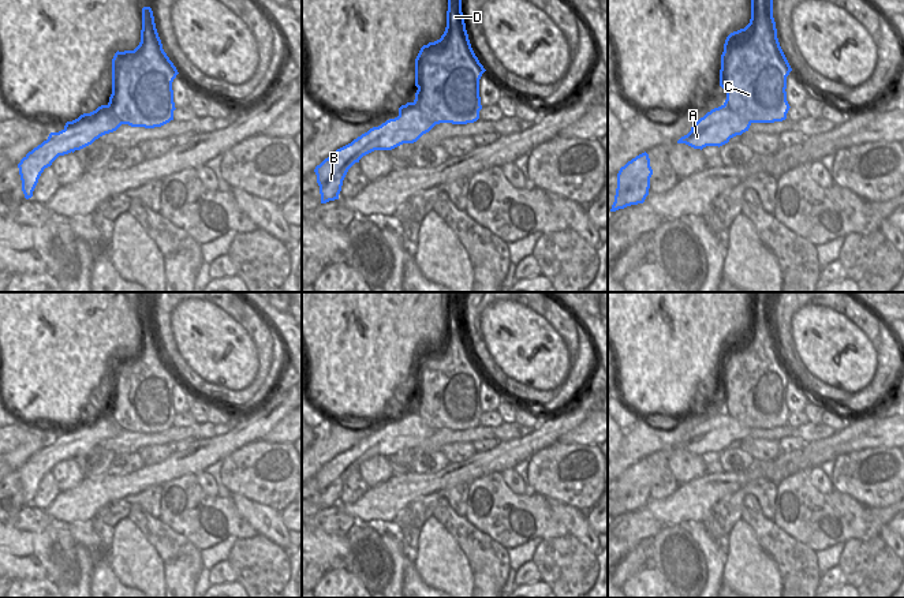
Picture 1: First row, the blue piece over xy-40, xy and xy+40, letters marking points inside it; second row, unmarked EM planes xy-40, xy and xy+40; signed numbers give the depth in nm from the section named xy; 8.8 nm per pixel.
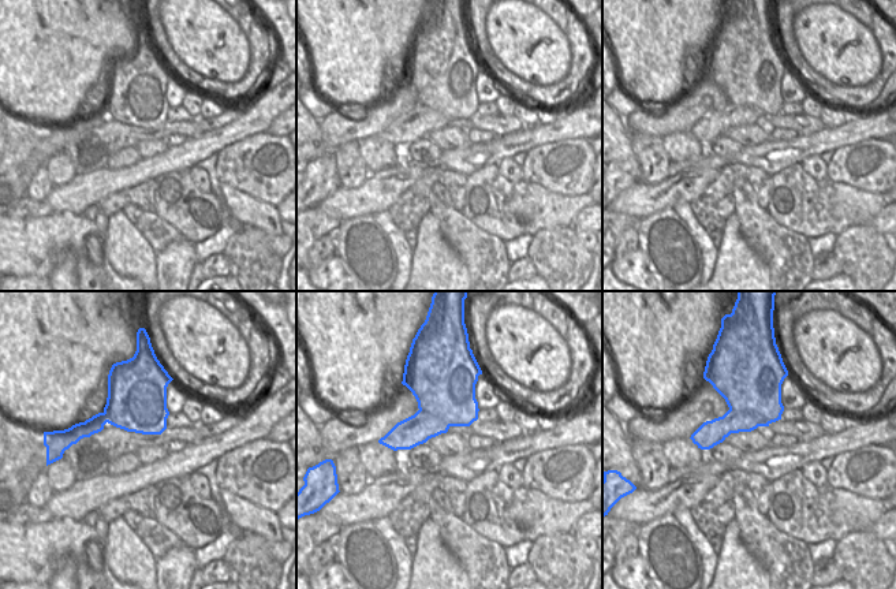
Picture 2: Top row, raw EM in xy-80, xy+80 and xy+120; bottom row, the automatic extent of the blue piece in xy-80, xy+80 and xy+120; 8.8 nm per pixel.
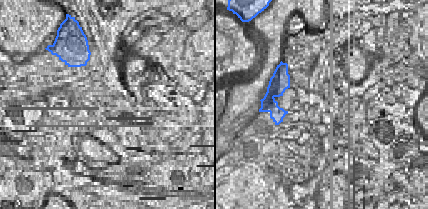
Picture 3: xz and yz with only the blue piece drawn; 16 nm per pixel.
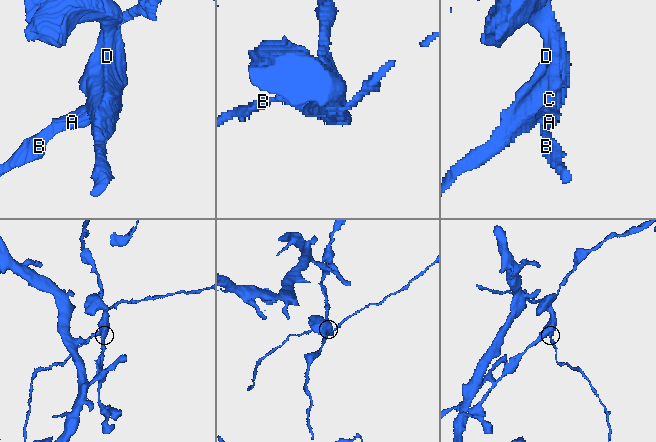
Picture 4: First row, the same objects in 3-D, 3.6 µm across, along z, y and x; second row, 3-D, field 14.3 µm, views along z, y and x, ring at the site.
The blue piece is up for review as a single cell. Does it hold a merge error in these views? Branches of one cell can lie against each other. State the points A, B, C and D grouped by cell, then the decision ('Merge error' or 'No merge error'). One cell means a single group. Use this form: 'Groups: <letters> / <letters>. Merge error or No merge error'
Groups: A B / C D. Merge error

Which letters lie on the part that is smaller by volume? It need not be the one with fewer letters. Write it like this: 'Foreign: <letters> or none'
Foreign: A, B

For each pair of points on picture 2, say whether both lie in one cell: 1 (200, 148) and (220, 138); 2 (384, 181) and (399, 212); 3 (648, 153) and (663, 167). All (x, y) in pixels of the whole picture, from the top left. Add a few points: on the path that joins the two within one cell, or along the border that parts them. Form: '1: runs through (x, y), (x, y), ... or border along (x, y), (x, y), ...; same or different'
1: runs through (205, 145), (215, 141); same
2: border along (418, 181), (388, 211); different
3: runs through (652, 157), (659, 167); same

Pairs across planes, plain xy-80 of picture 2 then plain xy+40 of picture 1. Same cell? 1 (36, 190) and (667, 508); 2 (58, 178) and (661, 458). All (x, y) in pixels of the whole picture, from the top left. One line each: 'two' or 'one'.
1: two
2: two

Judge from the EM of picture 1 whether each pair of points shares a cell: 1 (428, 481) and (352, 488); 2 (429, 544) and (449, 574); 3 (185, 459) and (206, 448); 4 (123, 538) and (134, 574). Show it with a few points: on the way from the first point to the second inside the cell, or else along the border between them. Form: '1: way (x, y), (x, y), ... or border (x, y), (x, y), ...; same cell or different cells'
1: border (369, 489), (357, 500), (342, 505); different cells
2: way (436, 550), (439, 561), (444, 567); same cell
3: way (190, 459), (195, 459), (201, 453); same cell
4: way (129, 546), (134, 565); same cell

